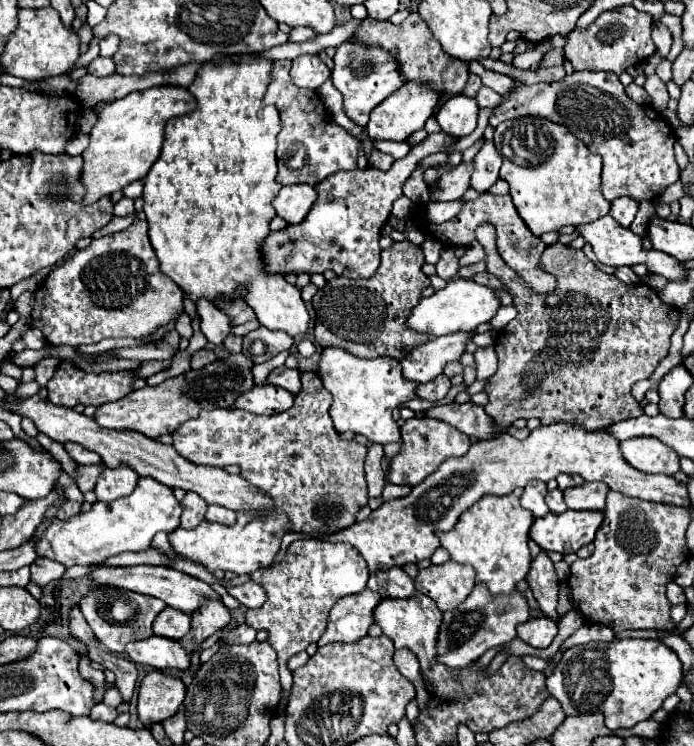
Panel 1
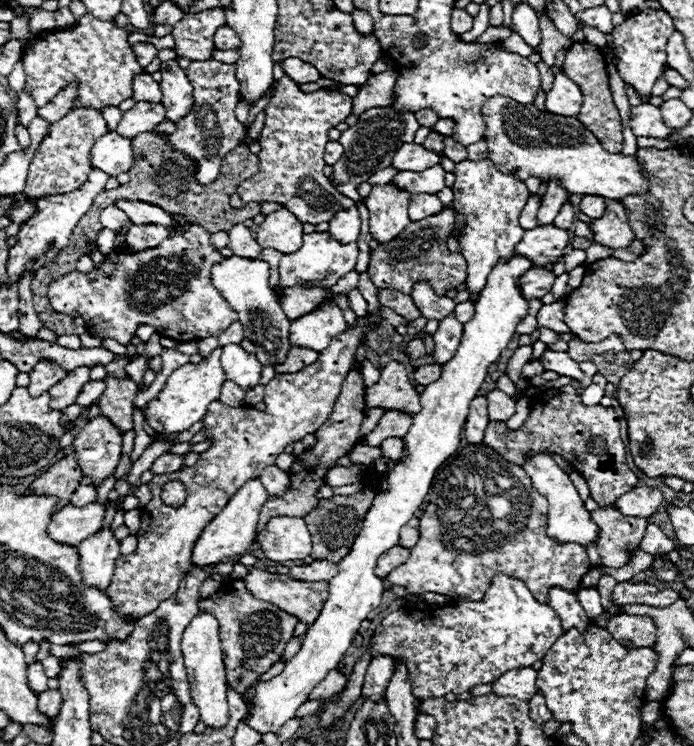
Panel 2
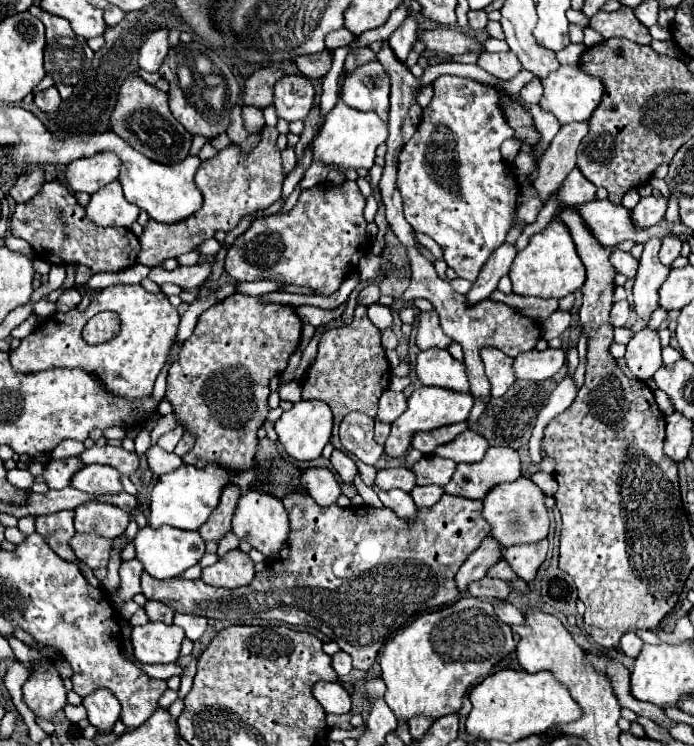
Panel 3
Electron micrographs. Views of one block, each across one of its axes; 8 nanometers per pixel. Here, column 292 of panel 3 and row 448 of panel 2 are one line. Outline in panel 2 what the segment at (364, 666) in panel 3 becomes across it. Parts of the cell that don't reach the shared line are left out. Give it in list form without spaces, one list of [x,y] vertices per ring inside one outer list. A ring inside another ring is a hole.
[[[572,386],[530,394],[530,414],[524,424],[518,430],[510,430],[506,422],[490,422],[484,444],[518,466],[526,464],[526,452],[560,454],[572,464],[572,470],[584,476],[598,506],[614,506],[618,496],[630,492],[638,482],[626,462],[626,446],[620,438],[620,420],[614,408],[600,404],[584,406],[580,394]]]

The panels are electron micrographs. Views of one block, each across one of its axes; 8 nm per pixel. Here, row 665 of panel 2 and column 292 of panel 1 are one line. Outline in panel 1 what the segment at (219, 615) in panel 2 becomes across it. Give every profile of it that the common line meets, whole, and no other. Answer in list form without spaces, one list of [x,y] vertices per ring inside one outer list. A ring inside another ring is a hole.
[[[444,132],[430,134],[418,148],[412,148],[406,158],[396,160],[386,172],[376,168],[336,172],[328,176],[328,180],[316,184],[318,198],[304,222],[286,226],[280,232],[270,232],[262,242],[264,272],[294,272],[298,276],[302,272],[324,274],[326,270],[334,270],[336,276],[344,278],[370,278],[380,266],[380,230],[392,214],[394,200],[402,196],[404,182],[424,156],[442,152],[448,144],[452,144],[452,138]]]

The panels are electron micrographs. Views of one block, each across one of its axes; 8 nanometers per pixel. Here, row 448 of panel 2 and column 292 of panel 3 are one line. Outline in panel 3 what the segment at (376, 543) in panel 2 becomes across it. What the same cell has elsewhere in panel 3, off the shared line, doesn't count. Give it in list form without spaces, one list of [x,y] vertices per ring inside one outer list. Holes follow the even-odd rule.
[[[300,400],[276,422],[278,440],[284,444],[286,454],[294,460],[316,460],[322,454],[322,448],[328,444],[330,432],[332,432],[332,410],[322,400]]]

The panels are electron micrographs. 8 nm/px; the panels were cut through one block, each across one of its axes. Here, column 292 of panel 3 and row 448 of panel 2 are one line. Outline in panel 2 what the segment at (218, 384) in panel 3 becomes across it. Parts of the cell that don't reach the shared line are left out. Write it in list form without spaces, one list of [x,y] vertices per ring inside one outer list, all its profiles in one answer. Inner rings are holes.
[[[350,370],[342,382],[342,390],[340,396],[336,398],[336,404],[330,412],[330,418],[326,420],[324,428],[320,428],[320,432],[316,432],[316,444],[312,448],[308,448],[304,454],[296,456],[292,468],[290,468],[290,480],[292,486],[290,490],[282,496],[282,498],[268,498],[264,502],[264,506],[260,508],[260,516],[258,516],[258,526],[256,526],[256,536],[260,534],[260,530],[268,524],[270,518],[274,516],[306,516],[316,504],[318,500],[314,498],[316,490],[324,484],[324,474],[328,468],[332,468],[336,464],[336,460],[344,454],[348,454],[356,444],[358,444],[358,430],[364,416],[366,416],[364,382],[362,382],[362,374],[356,370]]]

